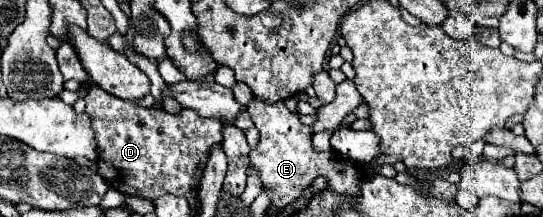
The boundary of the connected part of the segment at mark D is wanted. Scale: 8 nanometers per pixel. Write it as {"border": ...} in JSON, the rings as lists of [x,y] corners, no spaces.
{"border":[[[95,86],[89,88],[85,102],[99,144],[99,174],[125,194],[147,200],[163,192],[185,196],[197,184],[197,164],[205,162],[209,148],[221,142],[223,124],[217,118],[201,118],[193,110],[181,110],[172,117],[163,109],[143,108],[139,100],[121,100]]]}

